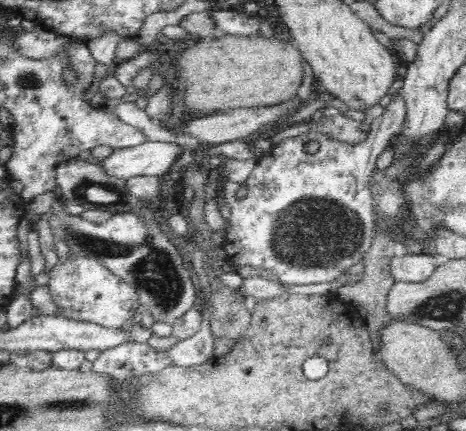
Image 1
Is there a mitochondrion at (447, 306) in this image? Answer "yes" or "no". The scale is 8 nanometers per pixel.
yes

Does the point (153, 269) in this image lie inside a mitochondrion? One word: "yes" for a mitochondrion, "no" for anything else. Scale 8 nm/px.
yes

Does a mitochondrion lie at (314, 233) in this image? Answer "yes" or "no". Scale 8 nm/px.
yes

